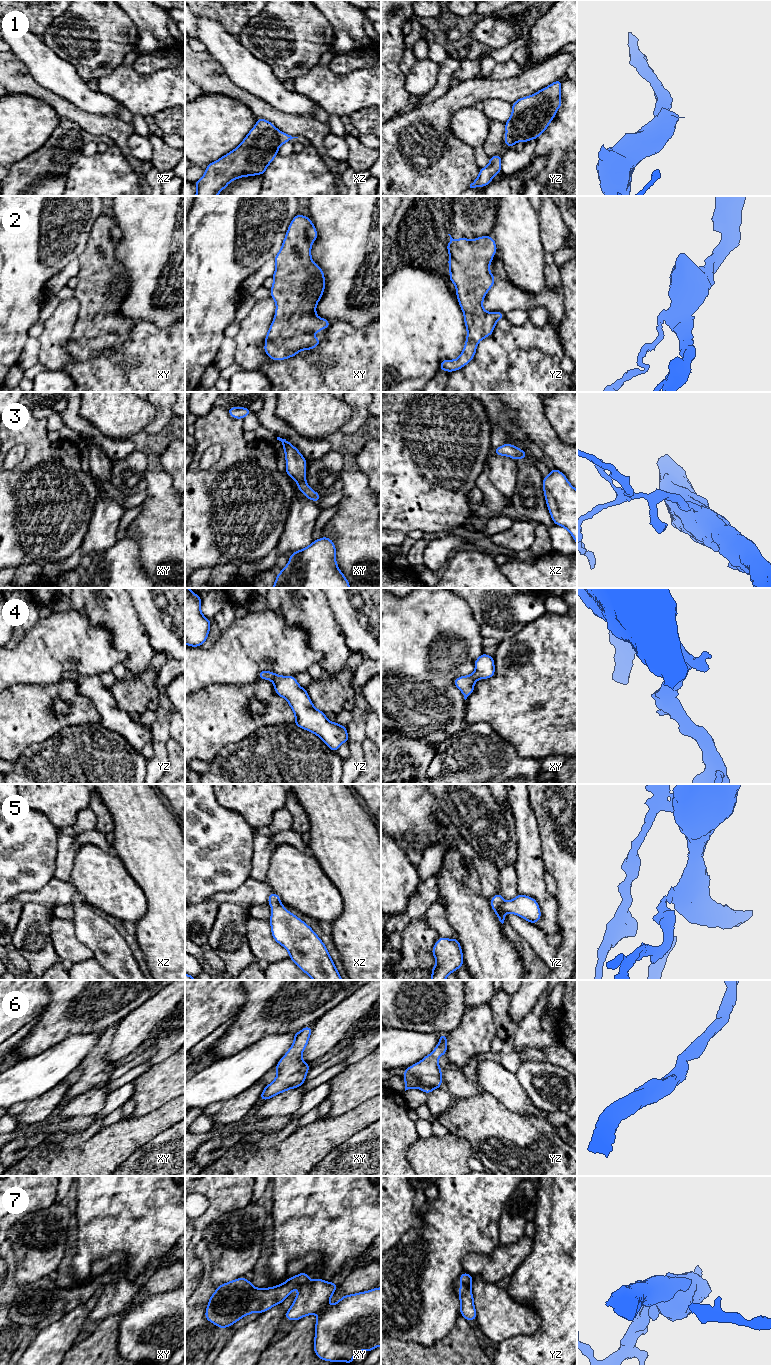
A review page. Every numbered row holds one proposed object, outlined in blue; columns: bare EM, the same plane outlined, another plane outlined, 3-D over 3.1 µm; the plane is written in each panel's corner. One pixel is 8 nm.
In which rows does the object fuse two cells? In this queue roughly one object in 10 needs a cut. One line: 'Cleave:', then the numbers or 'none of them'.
Cleave: none of them

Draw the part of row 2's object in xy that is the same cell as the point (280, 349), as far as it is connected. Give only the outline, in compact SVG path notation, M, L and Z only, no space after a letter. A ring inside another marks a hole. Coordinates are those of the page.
M297 214L274 258L276 269L270 293L276 303L276 311L264 345L264 351L271 360L285 360L302 350L316 348L321 340L313 335L330 325L329 320L316 315L316 306L325 289L324 272L311 257L311 247L317 237L318 233L311 219Z

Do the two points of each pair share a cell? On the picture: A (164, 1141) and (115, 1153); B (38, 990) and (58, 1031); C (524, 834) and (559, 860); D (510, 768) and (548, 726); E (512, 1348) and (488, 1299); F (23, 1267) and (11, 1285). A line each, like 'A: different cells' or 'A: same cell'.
A: different cells
B: different cells
C: different cells
D: different cells
E: different cells
F: different cells

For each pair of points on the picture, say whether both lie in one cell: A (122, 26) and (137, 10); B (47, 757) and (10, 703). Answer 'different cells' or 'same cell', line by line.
A: different cells
B: different cells

